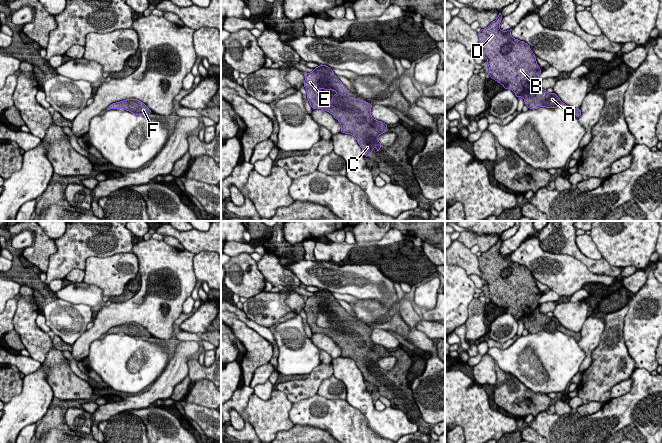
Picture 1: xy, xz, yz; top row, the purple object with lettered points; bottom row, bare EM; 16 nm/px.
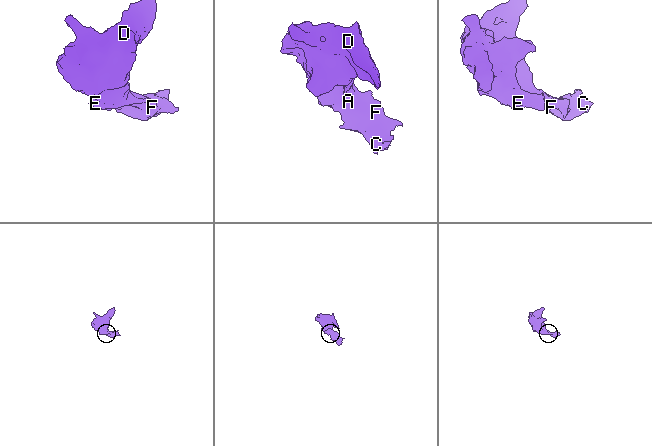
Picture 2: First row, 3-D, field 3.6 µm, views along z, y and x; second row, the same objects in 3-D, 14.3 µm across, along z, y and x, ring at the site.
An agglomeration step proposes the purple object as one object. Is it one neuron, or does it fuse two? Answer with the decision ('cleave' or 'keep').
keep

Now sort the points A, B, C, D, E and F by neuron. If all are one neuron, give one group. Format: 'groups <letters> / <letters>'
groups A B C D E F

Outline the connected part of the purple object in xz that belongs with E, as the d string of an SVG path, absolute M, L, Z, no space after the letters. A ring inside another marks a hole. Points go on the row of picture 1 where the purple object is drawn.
M319 65L314 68L312 72L306 73L304 80L304 87L307 91L307 99L312 109L321 109L331 113L335 119L341 124L341 133L353 135L358 144L361 146L365 157L369 157L369 154L376 147L377 151L381 148L382 144L378 141L380 134L386 133L388 125L385 123L375 120L371 116L372 104L358 100L355 97L349 97L350 94L342 82L336 77L333 70L326 65ZM318 89L337 91L337 94L331 98L330 104L321 104L316 100Z

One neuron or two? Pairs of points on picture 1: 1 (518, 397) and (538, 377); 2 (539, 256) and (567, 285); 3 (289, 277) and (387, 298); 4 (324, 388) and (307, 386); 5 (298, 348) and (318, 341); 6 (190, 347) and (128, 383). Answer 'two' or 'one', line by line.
1: two
2: one
3: two
4: two
5: two
6: two

